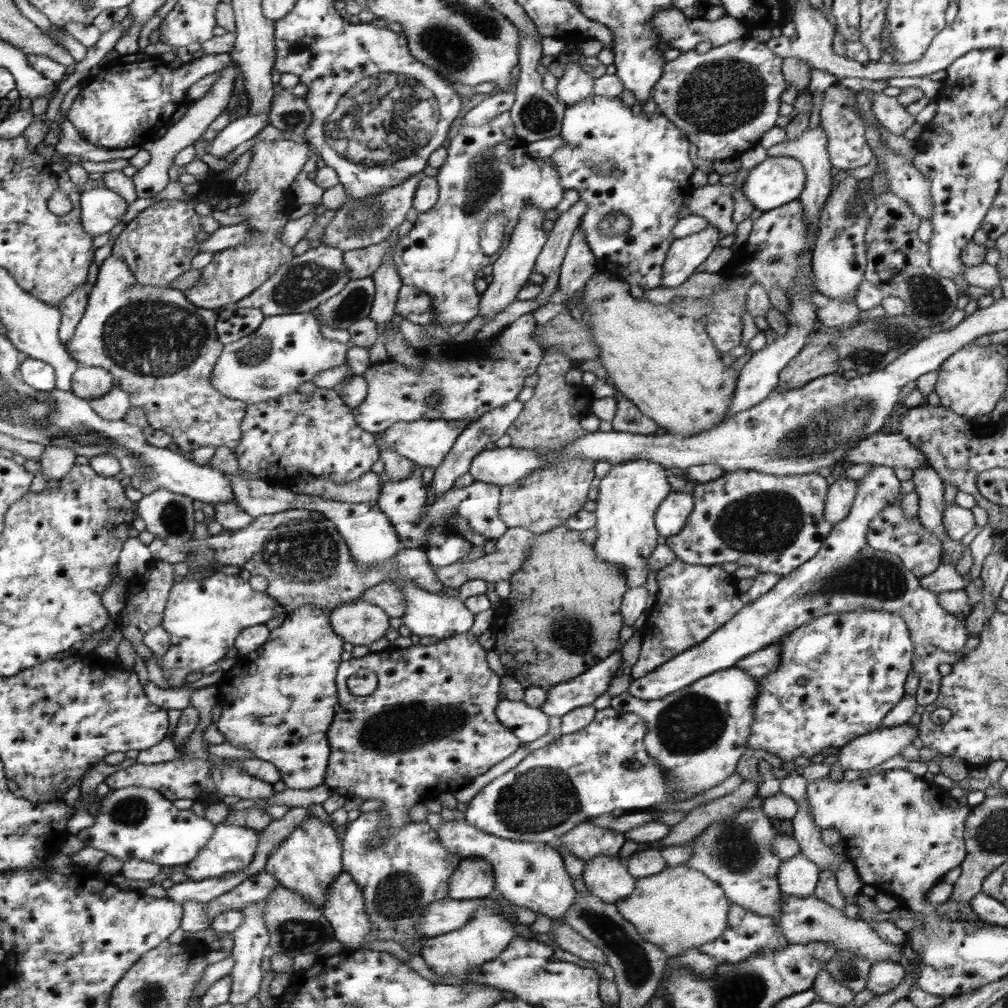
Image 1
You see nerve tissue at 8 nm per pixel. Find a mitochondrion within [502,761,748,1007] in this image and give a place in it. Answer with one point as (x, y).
(636, 969)

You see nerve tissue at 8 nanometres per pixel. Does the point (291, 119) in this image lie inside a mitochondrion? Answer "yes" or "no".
yes

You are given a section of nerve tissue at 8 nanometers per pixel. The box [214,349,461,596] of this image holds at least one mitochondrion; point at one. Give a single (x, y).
(298, 551)

